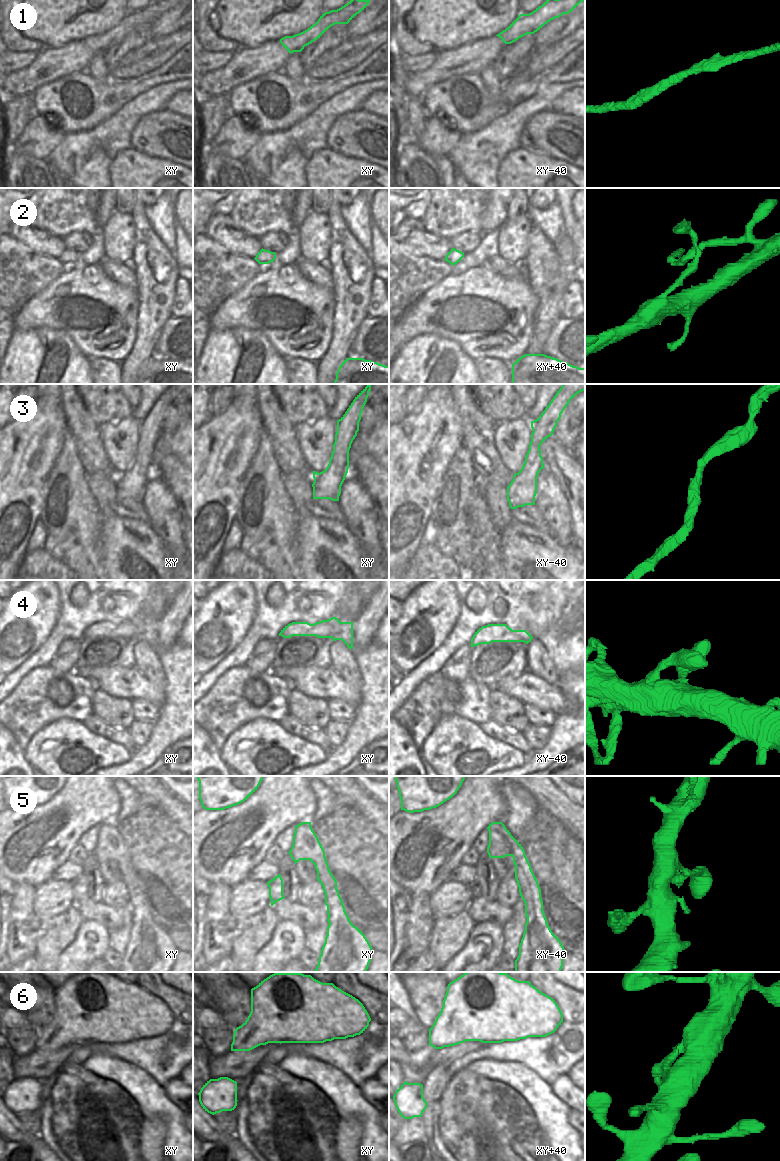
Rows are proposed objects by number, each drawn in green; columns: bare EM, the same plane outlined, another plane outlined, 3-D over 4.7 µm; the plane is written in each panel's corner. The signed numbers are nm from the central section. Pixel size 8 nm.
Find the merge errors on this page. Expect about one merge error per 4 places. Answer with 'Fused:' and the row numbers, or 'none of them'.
Fused: none of them

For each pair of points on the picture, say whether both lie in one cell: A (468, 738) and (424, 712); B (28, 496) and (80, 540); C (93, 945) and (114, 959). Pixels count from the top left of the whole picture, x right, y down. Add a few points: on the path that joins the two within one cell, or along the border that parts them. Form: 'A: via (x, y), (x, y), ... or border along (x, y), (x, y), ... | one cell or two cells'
A: border along (462, 716), (445, 715), (425, 740) | two cells
B: border along (45, 484), (41, 511), (38, 518) | two cells
C: border along (108, 947), (100, 958) | two cells

